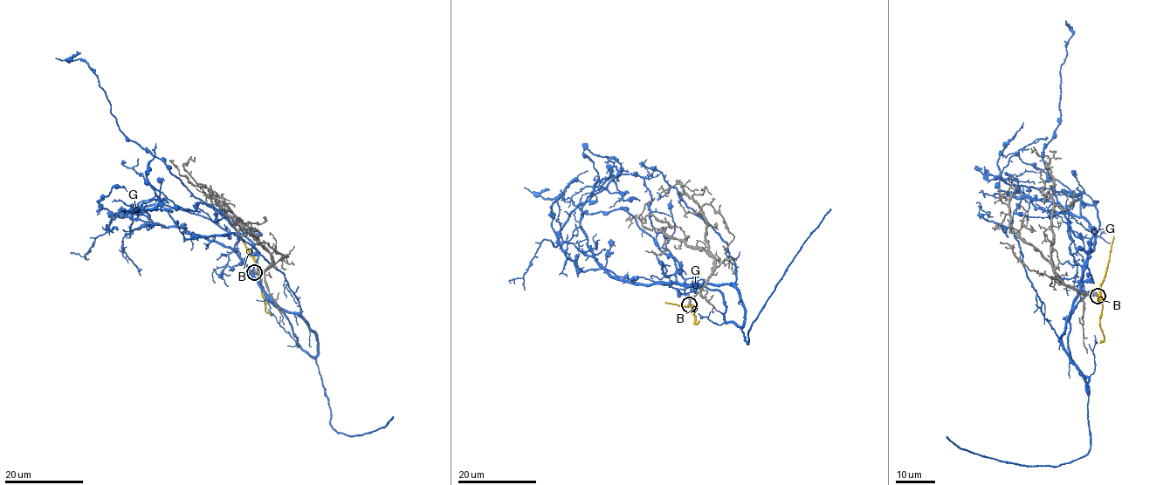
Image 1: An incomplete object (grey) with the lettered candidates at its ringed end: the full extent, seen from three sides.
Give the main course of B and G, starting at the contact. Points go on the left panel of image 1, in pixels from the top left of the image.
B: (254, 272), (259, 271), (258, 262), (239, 232), (225, 216)
G: (254, 272), (248, 272), (287, 319), (298, 344), (315, 360), (336, 432), (352, 437), (375, 431), (393, 416)

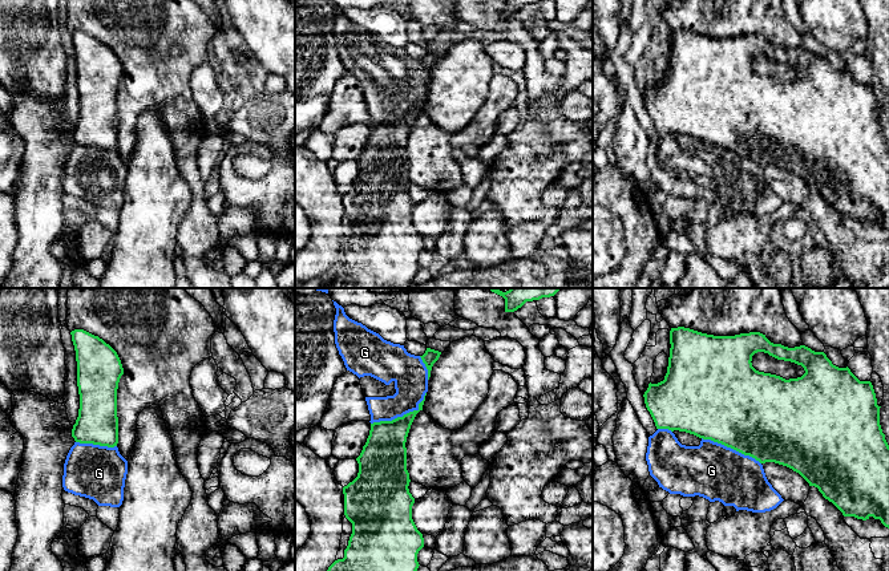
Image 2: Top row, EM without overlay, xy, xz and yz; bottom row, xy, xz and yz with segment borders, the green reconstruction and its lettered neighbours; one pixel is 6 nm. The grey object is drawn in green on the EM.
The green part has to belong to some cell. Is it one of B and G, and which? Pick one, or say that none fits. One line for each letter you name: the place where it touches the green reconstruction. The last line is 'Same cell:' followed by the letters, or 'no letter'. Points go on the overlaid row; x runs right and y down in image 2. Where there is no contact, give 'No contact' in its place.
B: No contact
Same cell: B

